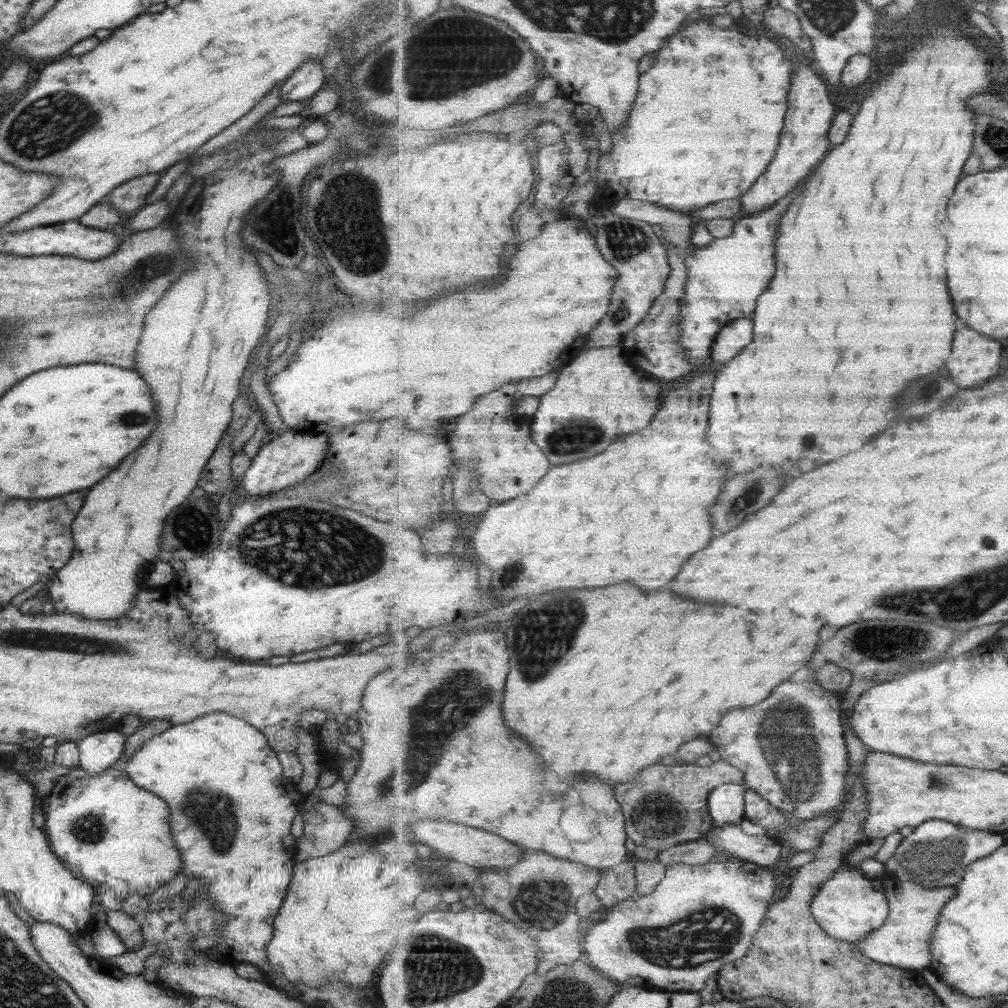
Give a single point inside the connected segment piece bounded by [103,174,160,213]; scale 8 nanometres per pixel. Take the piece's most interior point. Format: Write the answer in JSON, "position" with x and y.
{"position":[128,196]}

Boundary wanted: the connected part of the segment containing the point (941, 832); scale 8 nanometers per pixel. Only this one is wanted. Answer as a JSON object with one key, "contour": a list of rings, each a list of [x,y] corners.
{"contour":[[[930,820],[903,838],[885,869],[887,875],[897,880],[919,882],[925,888],[955,887],[964,879],[969,864],[992,855],[1006,841],[999,833],[962,827],[946,820]]]}

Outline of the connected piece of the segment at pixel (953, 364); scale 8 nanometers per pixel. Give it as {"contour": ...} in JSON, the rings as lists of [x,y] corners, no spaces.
{"contour":[[[959,320],[957,340],[947,368],[959,386],[981,386],[999,375],[1001,352],[1001,344],[997,340],[971,330],[963,320]]]}

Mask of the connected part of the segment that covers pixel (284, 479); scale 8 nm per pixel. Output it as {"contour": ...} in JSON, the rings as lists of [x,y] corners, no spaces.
{"contour":[[[289,431],[266,438],[257,453],[251,459],[250,465],[238,482],[239,488],[245,493],[256,496],[276,494],[285,487],[290,487],[307,480],[323,464],[328,447],[326,432],[301,433]]]}

